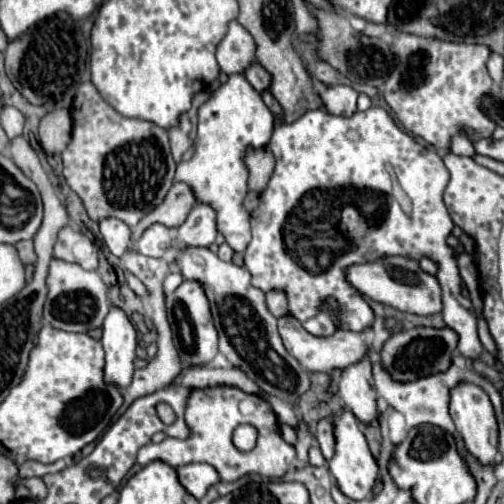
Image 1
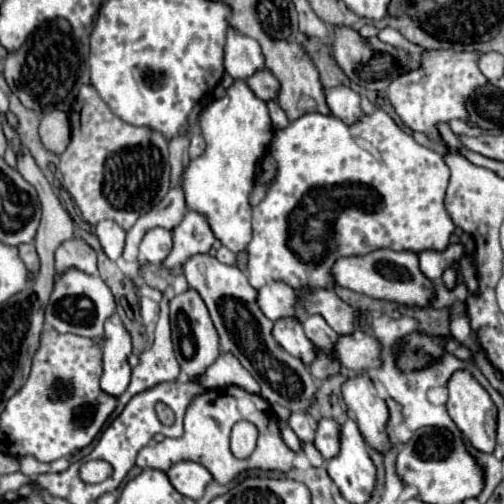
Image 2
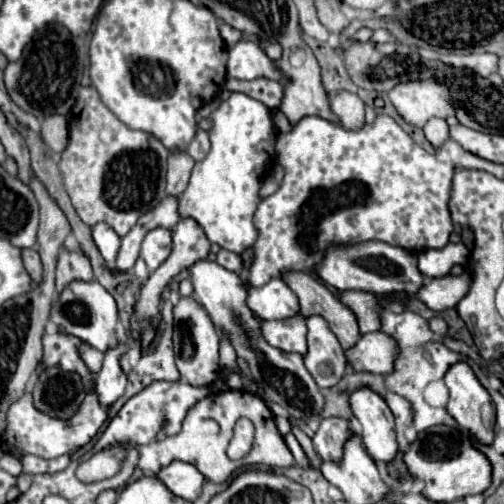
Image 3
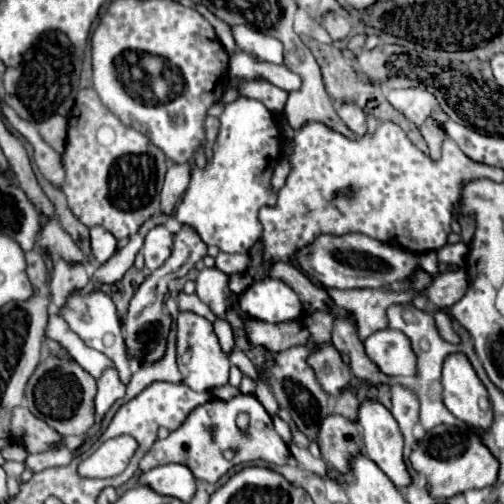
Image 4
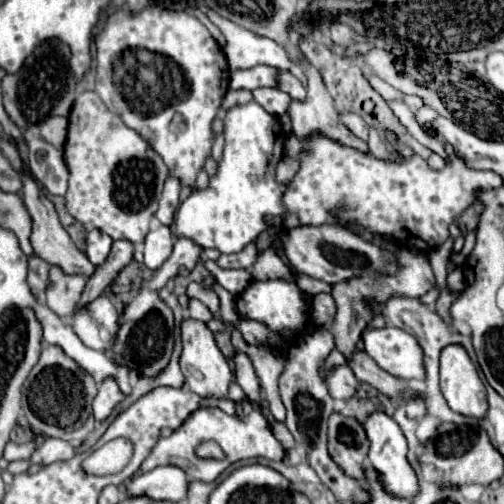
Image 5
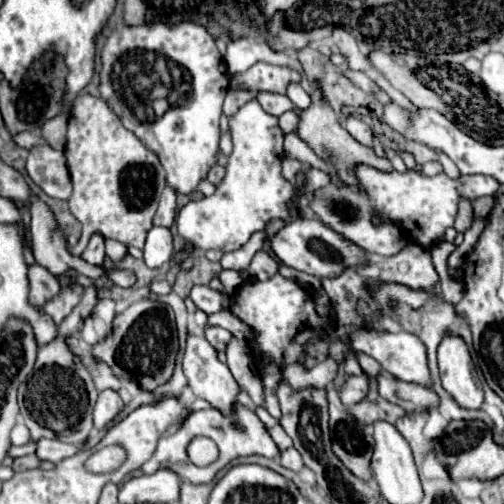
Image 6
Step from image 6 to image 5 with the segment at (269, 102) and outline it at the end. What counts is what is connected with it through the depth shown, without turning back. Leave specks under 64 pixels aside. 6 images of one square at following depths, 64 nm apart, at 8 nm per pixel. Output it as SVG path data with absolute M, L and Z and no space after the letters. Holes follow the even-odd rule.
M256 88L254 92L254 100L268 112L268 114L272 114L272 116L282 116L284 112L288 112L288 108L290 108L290 102L292 102L292 98L286 94L286 92L282 92L280 88Z

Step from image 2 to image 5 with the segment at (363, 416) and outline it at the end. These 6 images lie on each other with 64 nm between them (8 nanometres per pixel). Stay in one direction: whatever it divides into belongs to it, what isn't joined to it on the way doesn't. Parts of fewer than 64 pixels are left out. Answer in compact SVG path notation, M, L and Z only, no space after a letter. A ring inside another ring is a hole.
M374 412L364 422L364 428L366 428L368 440L370 440L370 452L368 452L366 462L378 474L378 480L380 480L382 488L390 496L412 500L420 492L420 486L418 486L416 472L408 462L408 444L406 444L406 438L404 438L400 426L390 416L386 416L384 412Z

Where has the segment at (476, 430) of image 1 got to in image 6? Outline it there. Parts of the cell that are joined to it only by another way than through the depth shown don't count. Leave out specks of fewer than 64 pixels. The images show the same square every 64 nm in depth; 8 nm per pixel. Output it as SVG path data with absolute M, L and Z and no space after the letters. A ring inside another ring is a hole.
M446 332L438 346L438 364L444 390L464 408L480 408L484 402L482 384L478 384L466 342L452 332Z

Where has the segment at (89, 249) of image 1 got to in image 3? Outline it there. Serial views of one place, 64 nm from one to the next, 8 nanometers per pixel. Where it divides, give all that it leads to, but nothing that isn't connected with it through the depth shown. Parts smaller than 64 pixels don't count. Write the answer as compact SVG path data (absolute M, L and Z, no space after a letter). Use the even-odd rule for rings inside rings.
M62 248L58 254L58 266L56 266L56 290L58 294L64 292L68 284L74 280L84 280L90 282L92 276L92 266L90 260L80 252L80 250L68 250Z

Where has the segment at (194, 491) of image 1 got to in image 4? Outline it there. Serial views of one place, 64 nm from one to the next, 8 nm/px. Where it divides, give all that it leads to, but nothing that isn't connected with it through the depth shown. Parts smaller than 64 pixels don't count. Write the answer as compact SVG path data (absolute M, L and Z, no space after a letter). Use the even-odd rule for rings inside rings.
M164 464L144 472L138 478L140 486L148 486L160 496L172 496L182 502L190 502L196 490L196 480L192 472L182 464Z

